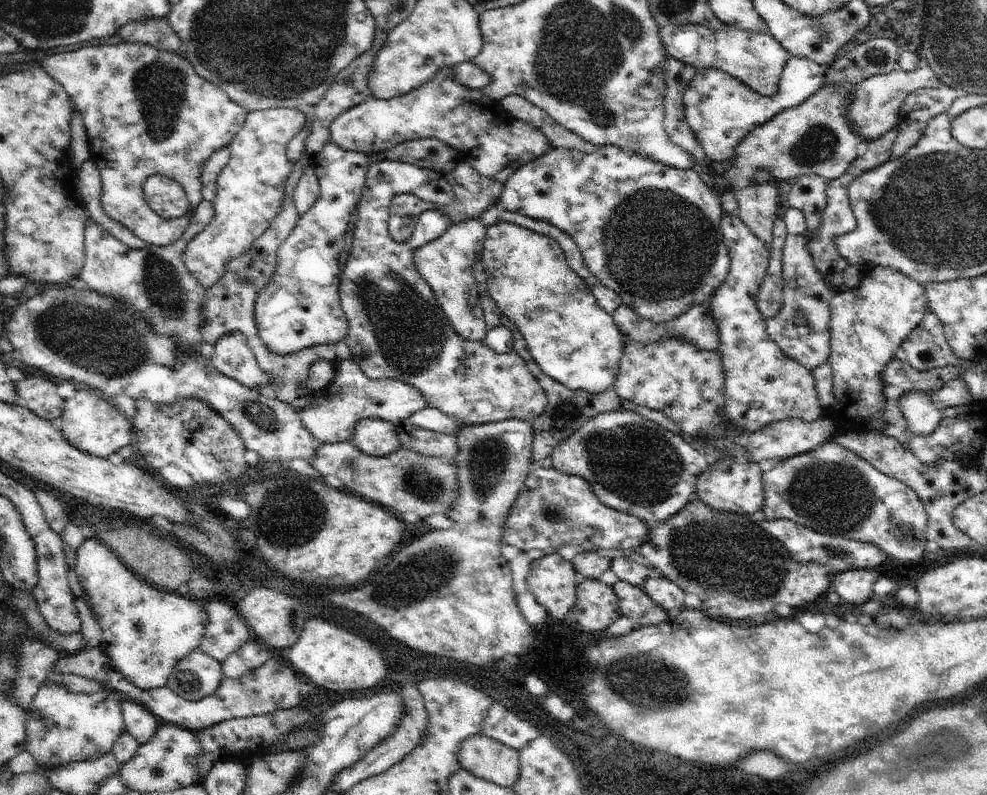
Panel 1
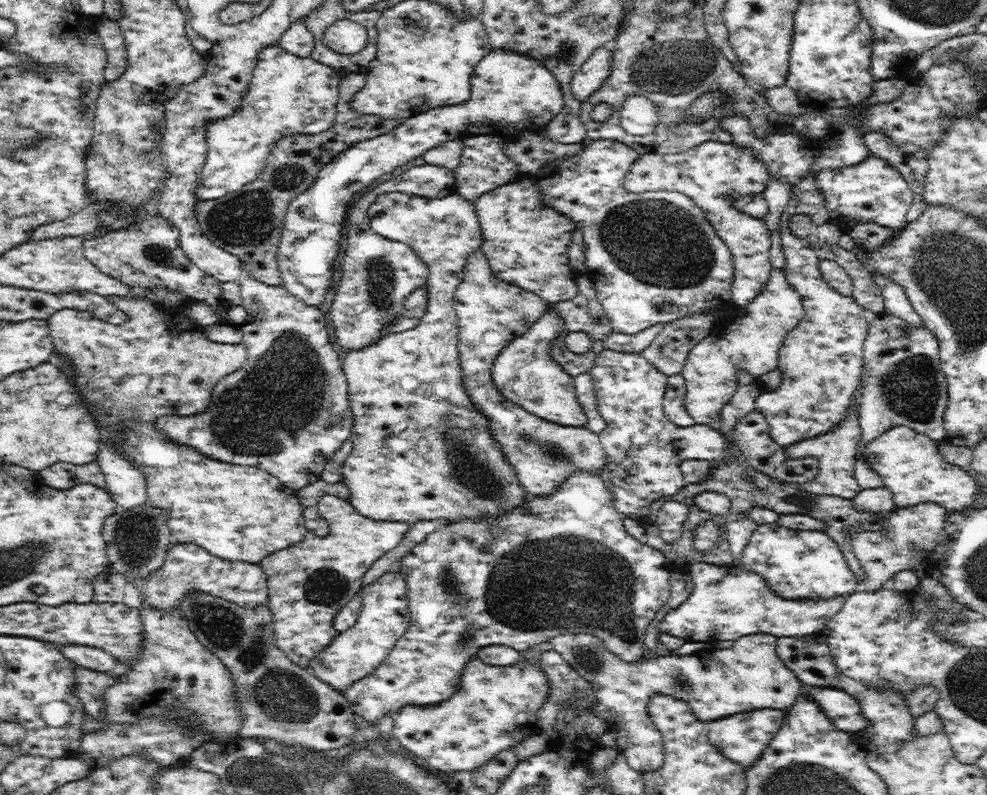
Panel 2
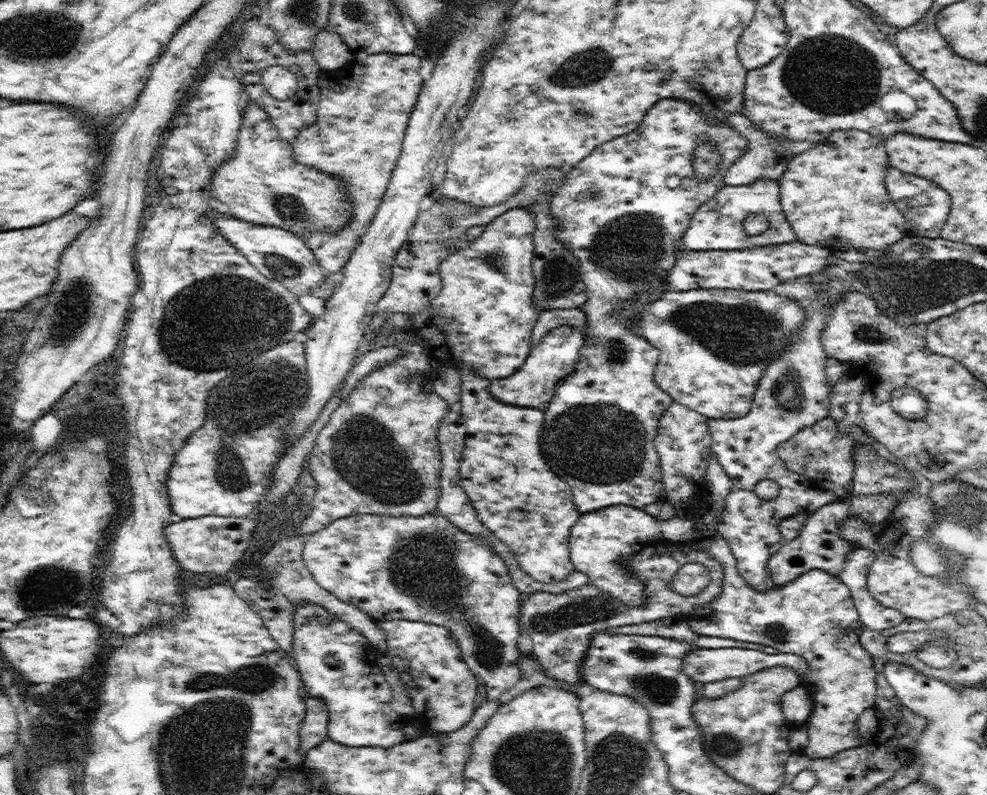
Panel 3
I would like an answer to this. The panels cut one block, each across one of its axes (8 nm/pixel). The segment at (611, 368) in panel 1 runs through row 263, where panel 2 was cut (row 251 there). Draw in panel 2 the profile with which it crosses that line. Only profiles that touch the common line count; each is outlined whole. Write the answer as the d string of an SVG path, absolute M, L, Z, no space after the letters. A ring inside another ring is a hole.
M511 180L505 186L493 188L485 194L481 194L475 202L475 214L481 226L481 252L485 254L493 274L507 284L515 284L519 288L525 288L527 292L533 292L547 304L557 304L561 300L571 300L577 294L577 274L573 274L573 268L569 266L569 256L567 256L567 244L571 240L571 234L575 232L575 224L555 212L553 208L543 208L541 206L541 194L537 192L535 184L529 180Z

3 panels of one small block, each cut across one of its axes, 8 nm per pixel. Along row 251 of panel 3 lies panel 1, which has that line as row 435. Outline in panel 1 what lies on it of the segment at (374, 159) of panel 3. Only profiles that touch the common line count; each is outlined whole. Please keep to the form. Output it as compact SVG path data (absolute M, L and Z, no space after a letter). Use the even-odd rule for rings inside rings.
M339 360L335 364L333 380L315 394L305 398L307 402L297 408L301 424L309 430L317 444L341 444L353 438L355 426L361 420L383 420L383 422L403 422L413 414L427 408L425 398L415 390L415 386L399 380L369 380L353 360Z

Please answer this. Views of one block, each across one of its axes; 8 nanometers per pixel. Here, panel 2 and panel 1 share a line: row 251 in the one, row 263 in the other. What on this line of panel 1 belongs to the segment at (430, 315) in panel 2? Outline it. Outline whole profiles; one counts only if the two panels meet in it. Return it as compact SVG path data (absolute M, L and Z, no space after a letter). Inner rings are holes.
M465 220L459 224L451 224L443 236L417 248L411 256L417 274L433 290L449 324L463 340L473 342L481 342L489 330L483 318L477 278L473 274L473 266L477 266L483 248L485 248L485 224L481 220Z

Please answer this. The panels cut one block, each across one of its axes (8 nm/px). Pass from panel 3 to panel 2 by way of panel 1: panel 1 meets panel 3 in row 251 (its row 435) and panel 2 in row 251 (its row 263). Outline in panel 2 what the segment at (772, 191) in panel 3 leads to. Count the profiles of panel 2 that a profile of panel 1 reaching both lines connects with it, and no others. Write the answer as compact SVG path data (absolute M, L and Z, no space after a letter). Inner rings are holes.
M719 142L697 144L681 154L641 154L625 174L625 190L629 192L683 192L705 212L713 232L723 244L727 244L733 256L735 272L729 308L747 306L751 300L755 300L765 288L773 270L769 262L771 234L767 232L767 224L735 208L735 200L739 196L763 194L767 182L769 176L765 174L765 166L753 158L753 152L741 150L735 144Z

